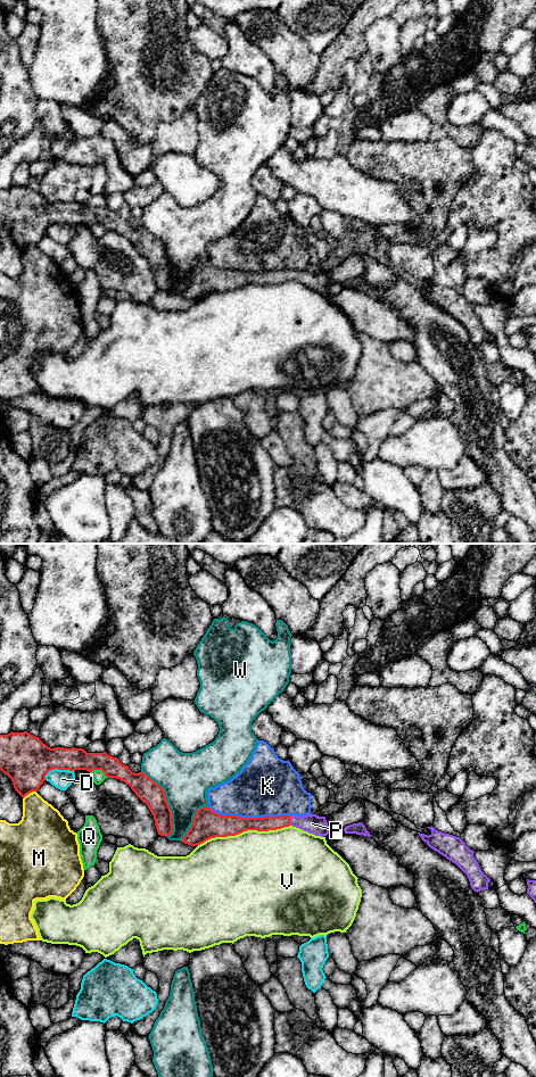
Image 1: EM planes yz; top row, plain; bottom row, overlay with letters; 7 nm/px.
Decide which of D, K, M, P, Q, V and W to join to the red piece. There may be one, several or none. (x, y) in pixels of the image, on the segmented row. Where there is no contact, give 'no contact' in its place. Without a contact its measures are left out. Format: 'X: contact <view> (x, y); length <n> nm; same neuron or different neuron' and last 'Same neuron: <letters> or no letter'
D: contact yz (57, 768); length 220 nm; different neuron
K: contact yz (249, 818); length 550 nm; different neuron
M: contact yz (29, 793); length 110 nm; different neuron
P: contact yz (289, 820); length 70 nm; same neuron
Q: contact yz (99, 769); length 130 nm; different neuron
V: contact yz (244, 830); length 650 nm; different neuron
W: contact yz (166, 802); length 500 nm; different neuron
Same neuron: P

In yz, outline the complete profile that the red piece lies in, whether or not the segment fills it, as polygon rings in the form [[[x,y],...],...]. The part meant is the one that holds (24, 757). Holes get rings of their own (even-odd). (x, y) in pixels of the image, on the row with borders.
[[[11,731],[8,735],[0,735],[0,770],[11,779],[15,790],[23,798],[32,792],[38,792],[46,780],[47,773],[53,769],[69,771],[86,770],[89,772],[101,770],[107,778],[116,778],[124,781],[131,787],[135,795],[147,804],[154,815],[158,835],[167,837],[172,834],[172,811],[166,801],[165,792],[142,771],[139,773],[132,772],[127,765],[122,764],[117,757],[113,757],[106,752],[86,753],[83,748],[75,747],[50,748],[43,744],[39,737],[35,737],[27,731]]]

